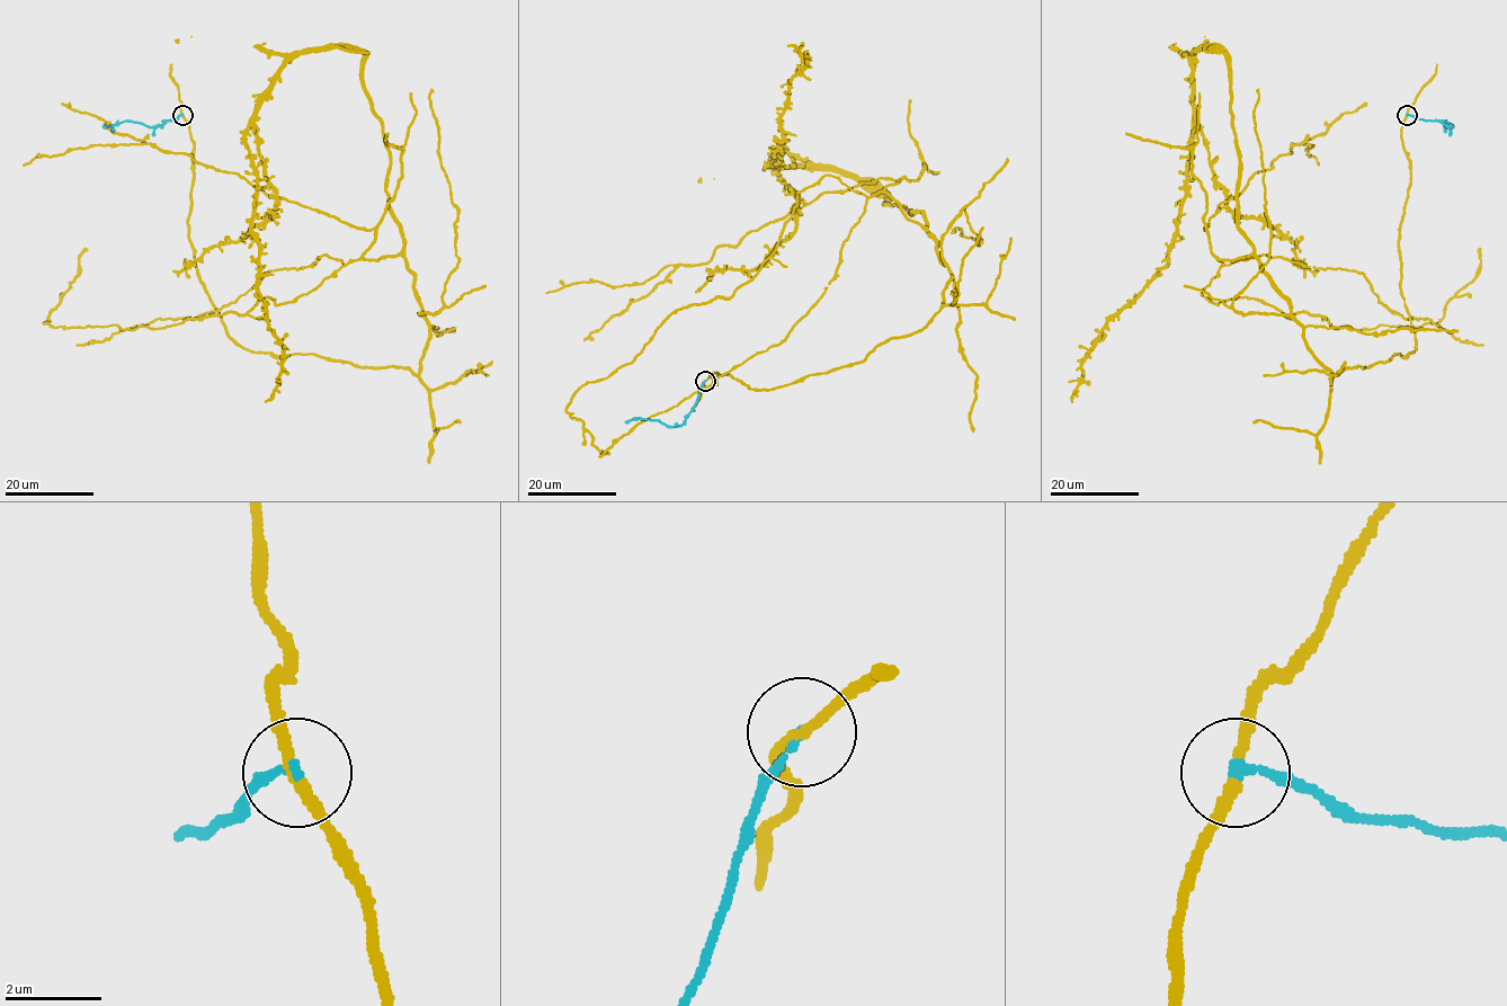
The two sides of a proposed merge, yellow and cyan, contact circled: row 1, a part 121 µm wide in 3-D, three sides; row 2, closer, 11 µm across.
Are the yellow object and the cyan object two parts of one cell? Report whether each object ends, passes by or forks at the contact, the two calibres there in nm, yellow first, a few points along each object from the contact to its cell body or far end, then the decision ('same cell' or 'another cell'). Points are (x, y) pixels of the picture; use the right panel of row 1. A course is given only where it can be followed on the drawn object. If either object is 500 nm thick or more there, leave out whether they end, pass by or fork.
yellow passes by; cyan ends; calibres 200 and 220 nm; course yellow (1407, 115), (1416, 349), (1335, 374), (1238, 226), (1227, 55), (1198, 51), (1169, 261), (1072, 402); course cyan (1407, 115), (1452, 126), (1445, 121), (1447, 126); another cell

